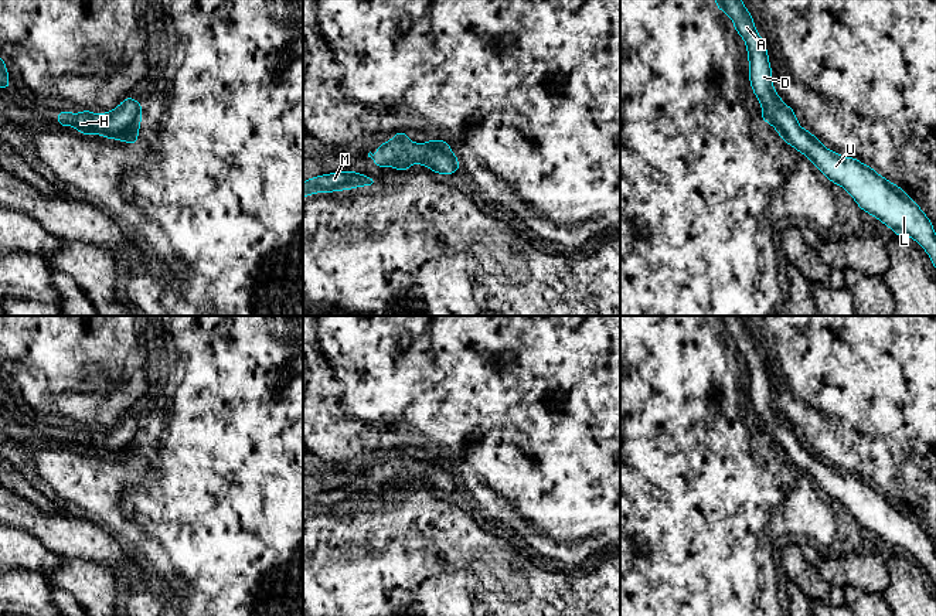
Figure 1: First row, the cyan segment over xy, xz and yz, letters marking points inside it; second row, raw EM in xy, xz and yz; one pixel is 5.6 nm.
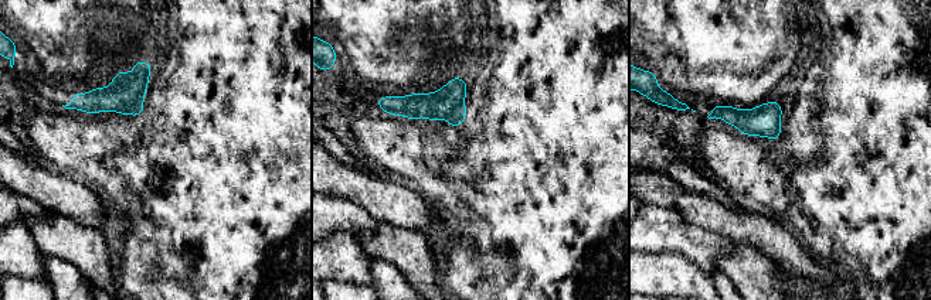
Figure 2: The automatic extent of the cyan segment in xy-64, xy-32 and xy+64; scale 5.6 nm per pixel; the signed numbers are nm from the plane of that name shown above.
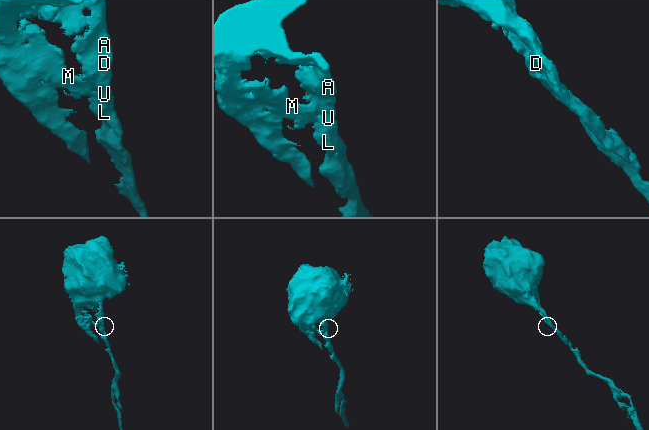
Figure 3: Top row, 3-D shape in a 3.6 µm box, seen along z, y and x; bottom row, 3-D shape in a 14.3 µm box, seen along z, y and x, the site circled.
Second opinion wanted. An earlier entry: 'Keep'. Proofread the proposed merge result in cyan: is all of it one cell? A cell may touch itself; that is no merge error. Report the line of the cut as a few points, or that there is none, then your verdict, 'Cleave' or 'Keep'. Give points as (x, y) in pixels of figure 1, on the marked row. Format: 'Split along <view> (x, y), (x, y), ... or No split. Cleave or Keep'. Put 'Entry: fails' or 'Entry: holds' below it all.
No split. Keep
Entry: holds

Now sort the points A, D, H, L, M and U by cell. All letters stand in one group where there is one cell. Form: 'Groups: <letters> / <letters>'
Groups: A D H L M U

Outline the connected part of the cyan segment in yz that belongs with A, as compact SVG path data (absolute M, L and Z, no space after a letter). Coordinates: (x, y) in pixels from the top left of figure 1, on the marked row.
M715 0L718 10L734 21L745 40L749 58L749 81L762 106L762 119L769 122L782 140L806 154L831 181L845 188L865 212L892 228L895 235L912 236L930 256L936 269L936 235L933 224L908 194L869 166L852 157L828 150L809 130L800 127L794 110L784 105L772 85L772 68L766 42L756 33L755 23L742 0Z

